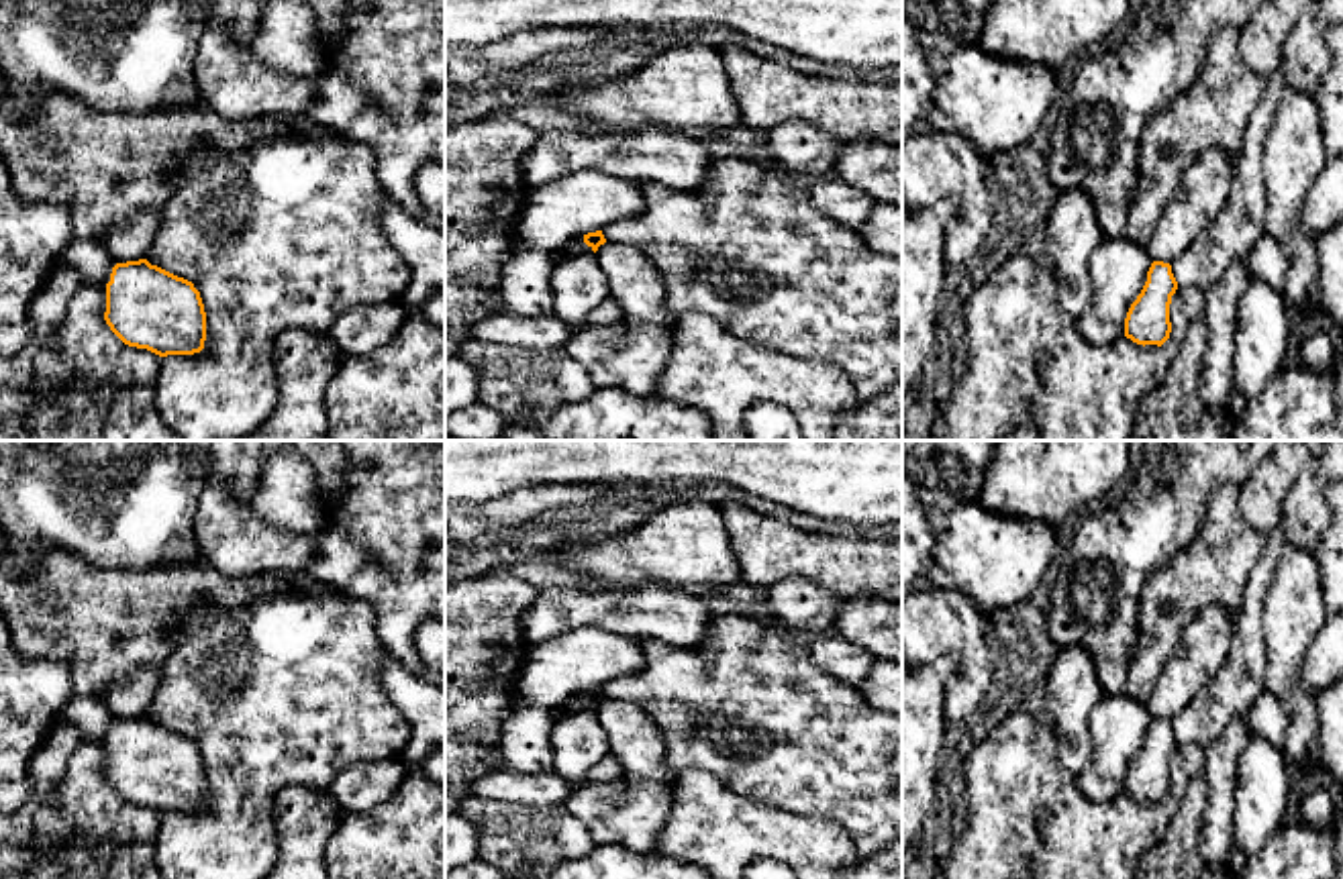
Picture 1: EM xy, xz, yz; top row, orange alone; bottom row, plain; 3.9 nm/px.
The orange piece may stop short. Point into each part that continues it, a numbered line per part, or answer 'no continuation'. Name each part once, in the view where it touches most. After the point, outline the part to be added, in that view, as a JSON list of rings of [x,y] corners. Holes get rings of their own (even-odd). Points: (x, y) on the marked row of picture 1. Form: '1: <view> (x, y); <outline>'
no continuation

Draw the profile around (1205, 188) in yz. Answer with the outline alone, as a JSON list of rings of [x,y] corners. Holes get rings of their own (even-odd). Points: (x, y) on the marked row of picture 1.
[[[1206,149],[1186,171],[1145,247],[1153,261],[1176,261],[1221,212],[1235,179],[1237,155]]]

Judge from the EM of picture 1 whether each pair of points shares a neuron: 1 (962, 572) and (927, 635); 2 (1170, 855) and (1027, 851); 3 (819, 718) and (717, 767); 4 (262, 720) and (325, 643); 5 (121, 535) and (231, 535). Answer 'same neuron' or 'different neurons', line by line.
1: different neurons
2: different neurons
3: same neuron
4: same neuron
5: different neurons

